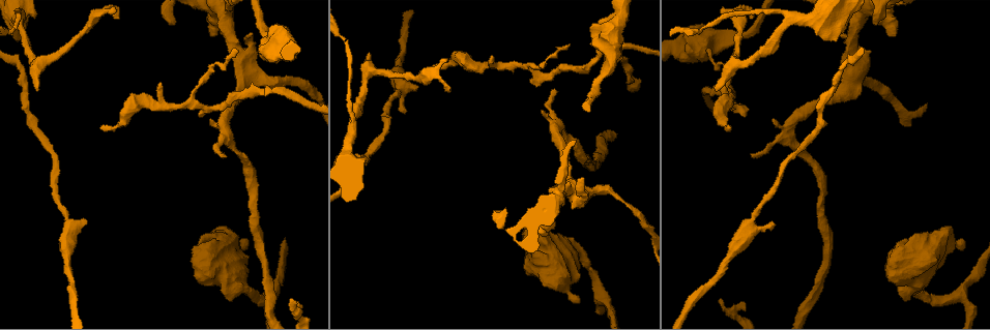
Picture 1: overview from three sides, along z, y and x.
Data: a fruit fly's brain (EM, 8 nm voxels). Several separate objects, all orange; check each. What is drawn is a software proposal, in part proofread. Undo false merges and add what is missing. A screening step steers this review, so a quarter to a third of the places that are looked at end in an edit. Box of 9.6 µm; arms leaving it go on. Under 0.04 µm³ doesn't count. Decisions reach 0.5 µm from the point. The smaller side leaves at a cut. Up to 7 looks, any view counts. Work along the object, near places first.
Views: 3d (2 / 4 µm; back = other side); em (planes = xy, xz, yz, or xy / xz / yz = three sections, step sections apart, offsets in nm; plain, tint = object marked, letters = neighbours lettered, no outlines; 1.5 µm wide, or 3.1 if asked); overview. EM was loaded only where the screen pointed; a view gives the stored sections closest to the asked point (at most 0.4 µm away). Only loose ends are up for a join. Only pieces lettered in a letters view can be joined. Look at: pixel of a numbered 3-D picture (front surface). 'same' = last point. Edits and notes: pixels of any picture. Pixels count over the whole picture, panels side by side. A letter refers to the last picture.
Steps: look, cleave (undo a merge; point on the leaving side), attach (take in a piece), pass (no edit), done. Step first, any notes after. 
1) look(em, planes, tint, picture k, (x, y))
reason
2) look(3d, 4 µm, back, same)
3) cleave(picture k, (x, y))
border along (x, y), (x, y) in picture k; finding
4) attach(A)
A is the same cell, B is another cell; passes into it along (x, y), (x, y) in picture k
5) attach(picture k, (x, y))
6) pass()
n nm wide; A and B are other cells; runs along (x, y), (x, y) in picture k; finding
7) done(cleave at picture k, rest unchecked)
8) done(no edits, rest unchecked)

look(3d, 4 µm, picture 1, (730, 126))
free end

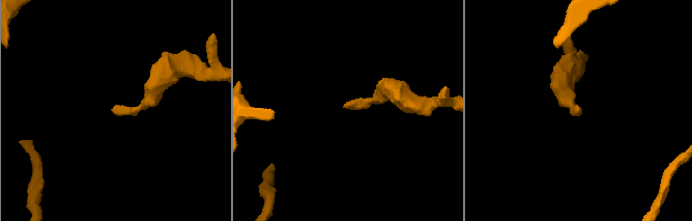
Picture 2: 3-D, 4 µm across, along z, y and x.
look(em, xz, step 4, tint, picture 2, (344, 105))

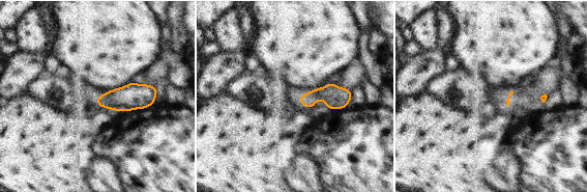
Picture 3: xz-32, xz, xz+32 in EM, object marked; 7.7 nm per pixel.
look(em, xy, step 4, letters, same)
cut it another way

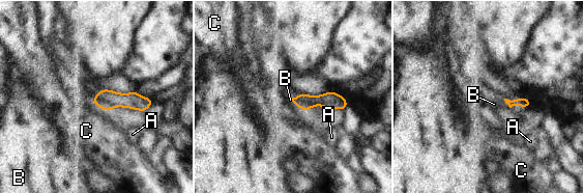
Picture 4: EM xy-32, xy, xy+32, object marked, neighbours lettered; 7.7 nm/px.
pass()
A, B and C are other cells; no lettered piece goes on from it

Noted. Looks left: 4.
look(3d, 2 µm, picture 1, (37, 91))
an open end

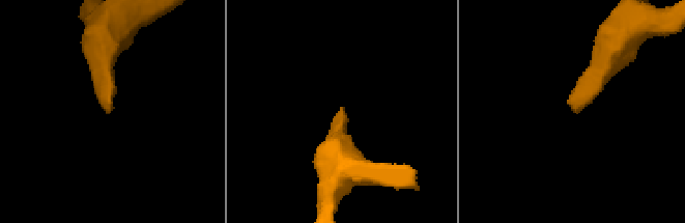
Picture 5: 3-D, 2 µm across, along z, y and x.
look(em, planes, letters, picture 5, (571, 110))

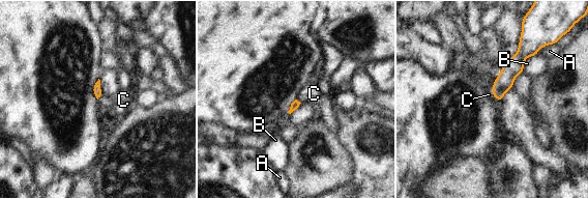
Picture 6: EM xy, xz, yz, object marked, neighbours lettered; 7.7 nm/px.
attach(C)
C is the same cell, A and B are other cells; passes into it along (511, 68), (494, 95), (489, 94) in picture 6; the neuron continues

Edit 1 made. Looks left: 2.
look(em, yz, step 4, letters, picture 1, (491, 59))
branch stops here

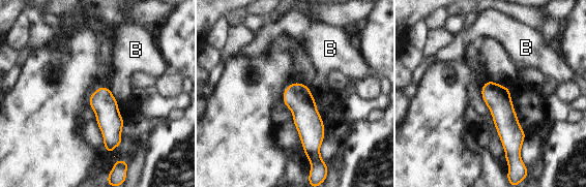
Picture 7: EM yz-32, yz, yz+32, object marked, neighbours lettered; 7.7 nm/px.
look(em, planes, letters, same)

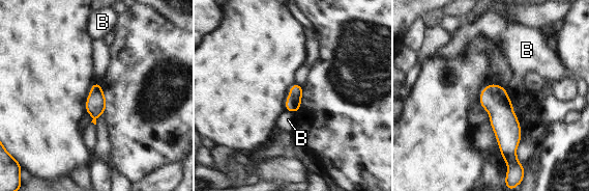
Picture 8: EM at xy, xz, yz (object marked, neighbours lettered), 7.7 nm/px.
pass()
B is another cell; border along (506, 88), (506, 94), (511, 100) in picture 8; no lettered piece goes on from it

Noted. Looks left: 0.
done(attach at picture 6, rest unchecked)

